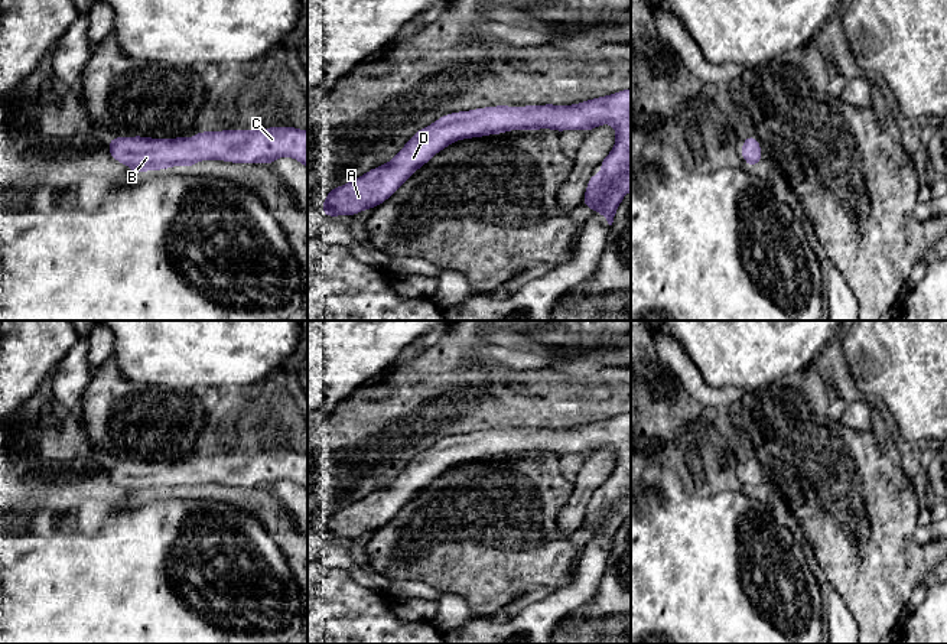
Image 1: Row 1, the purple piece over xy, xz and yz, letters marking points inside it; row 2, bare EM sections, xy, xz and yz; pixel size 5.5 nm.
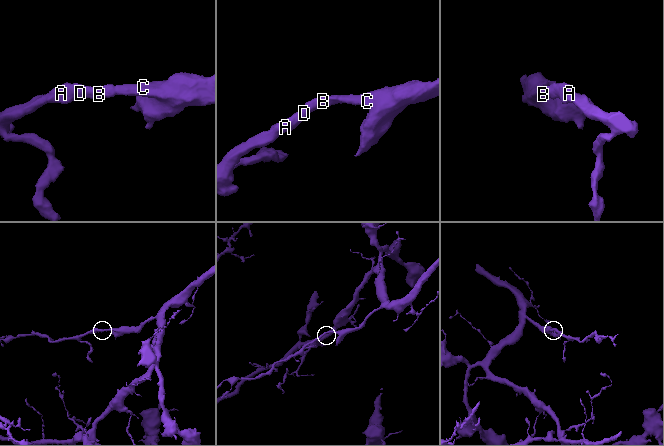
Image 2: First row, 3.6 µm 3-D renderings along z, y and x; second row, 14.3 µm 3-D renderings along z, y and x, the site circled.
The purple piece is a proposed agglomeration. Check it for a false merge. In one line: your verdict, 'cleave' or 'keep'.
keep

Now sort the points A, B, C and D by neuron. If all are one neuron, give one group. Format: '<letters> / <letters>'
A B C D

